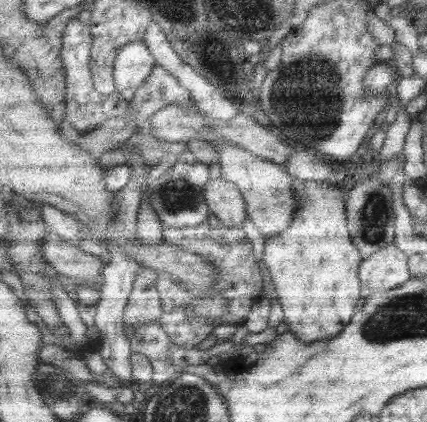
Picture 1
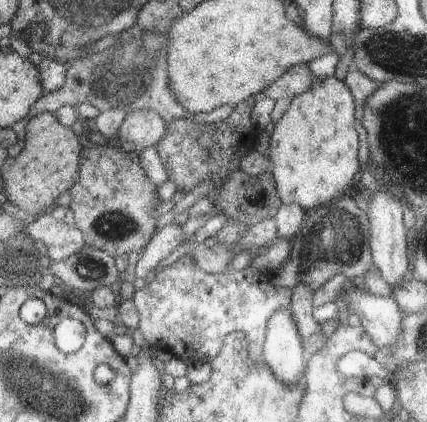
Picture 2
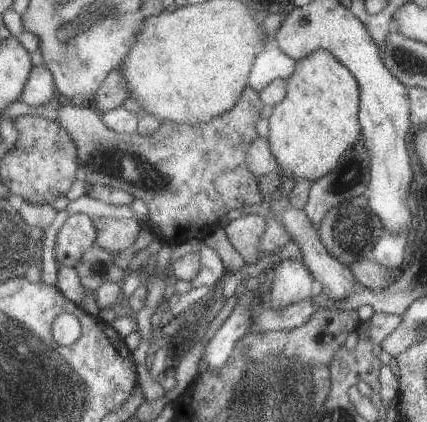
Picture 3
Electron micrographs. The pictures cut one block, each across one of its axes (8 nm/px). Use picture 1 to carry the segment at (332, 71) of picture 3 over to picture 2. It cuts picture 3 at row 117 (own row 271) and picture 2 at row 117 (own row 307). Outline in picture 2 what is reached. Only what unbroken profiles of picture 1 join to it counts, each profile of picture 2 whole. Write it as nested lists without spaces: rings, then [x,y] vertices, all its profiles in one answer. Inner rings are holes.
[[[335,76],[315,78],[307,92],[291,98],[289,108],[283,112],[279,122],[269,136],[269,172],[273,174],[275,190],[281,204],[297,204],[305,212],[319,208],[321,204],[331,204],[335,198],[347,194],[349,184],[361,170],[357,162],[359,138],[355,132],[355,100],[343,80]]]

